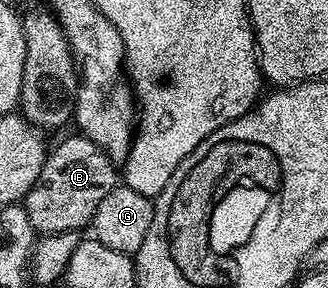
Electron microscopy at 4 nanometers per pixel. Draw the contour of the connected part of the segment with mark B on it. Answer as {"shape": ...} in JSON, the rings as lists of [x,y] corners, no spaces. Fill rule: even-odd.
{"shape":[[[73,133],[69,139],[62,140],[57,147],[53,146],[49,150],[48,159],[42,165],[42,173],[30,189],[30,193],[24,196],[22,206],[30,217],[33,231],[40,235],[61,235],[63,231],[80,231],[91,224],[102,197],[106,197],[106,193],[110,193],[117,183],[117,164],[109,159],[108,154],[94,141],[84,138],[79,133]]]}

